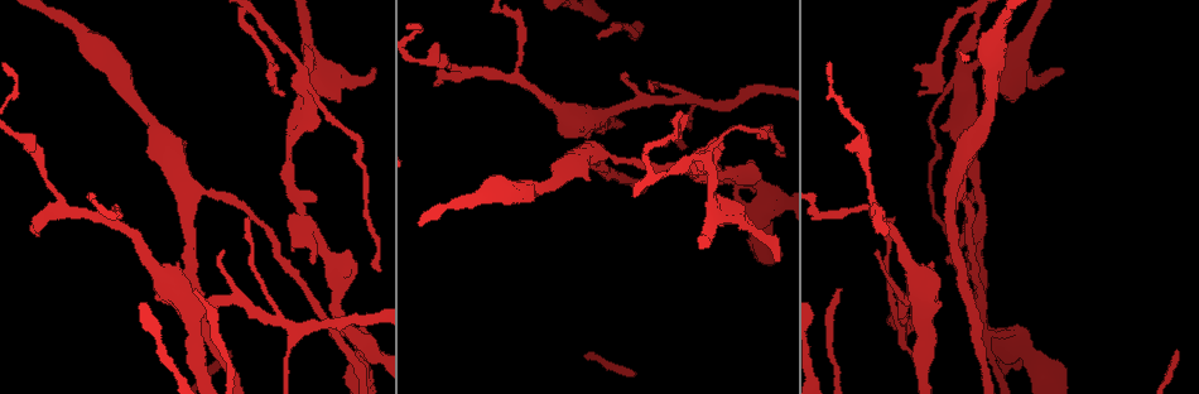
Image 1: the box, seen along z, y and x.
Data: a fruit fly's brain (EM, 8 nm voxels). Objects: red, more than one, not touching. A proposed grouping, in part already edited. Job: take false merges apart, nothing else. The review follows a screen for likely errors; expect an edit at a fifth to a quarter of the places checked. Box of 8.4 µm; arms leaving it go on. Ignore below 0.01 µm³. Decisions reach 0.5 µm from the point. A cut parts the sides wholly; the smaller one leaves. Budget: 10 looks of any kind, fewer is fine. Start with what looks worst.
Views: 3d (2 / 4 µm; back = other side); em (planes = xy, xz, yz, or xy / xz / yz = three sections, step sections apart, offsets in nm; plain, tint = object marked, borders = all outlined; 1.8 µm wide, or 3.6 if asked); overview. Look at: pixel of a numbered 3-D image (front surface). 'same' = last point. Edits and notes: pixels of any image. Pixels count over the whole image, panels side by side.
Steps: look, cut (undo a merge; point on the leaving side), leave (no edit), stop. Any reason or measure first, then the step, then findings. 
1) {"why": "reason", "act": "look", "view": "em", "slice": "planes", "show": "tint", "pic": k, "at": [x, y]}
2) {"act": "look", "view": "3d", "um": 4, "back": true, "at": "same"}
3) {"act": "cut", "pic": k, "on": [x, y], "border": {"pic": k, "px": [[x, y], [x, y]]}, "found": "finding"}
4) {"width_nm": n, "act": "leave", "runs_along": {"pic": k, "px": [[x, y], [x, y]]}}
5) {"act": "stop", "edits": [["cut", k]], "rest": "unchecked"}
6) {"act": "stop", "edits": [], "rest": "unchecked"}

{"why": "thick turns thin", "act": "look", "view": "3d", "um": 4, "back": true, "pic": 1, "at": [902, 319]}

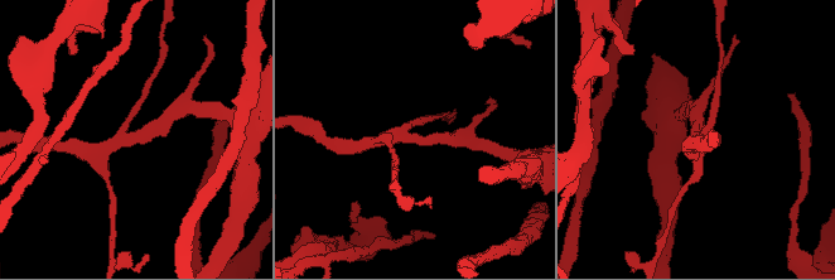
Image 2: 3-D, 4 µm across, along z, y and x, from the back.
{"arms": 4, "why": "need the tissue", "act": "look", "view": "em", "slice": "xz", "step": 8, "show": "tint", "pic": 2, "at": [697, 134]}

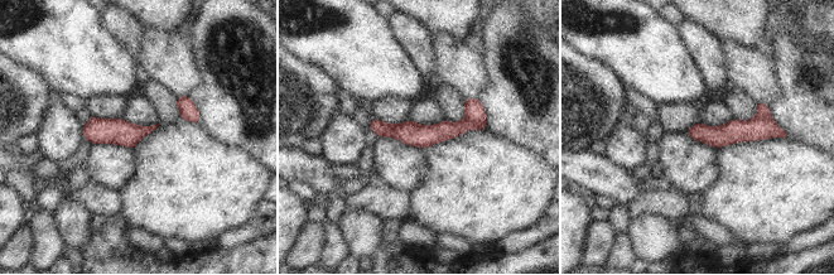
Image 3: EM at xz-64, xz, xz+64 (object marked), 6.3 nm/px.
{"act": "look", "view": "em", "slice": "planes", "show": "tint", "at": "same"}

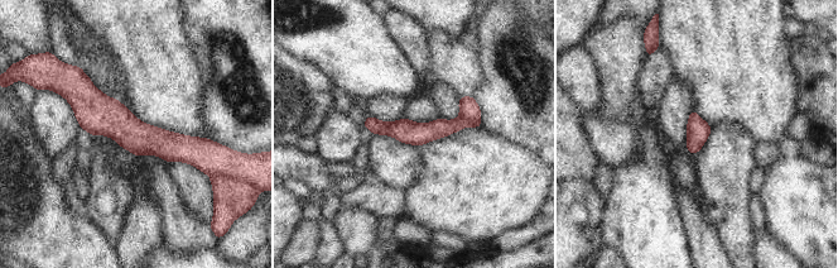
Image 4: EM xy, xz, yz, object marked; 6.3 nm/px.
{"act": "cut", "pic": 4, "on": [470, 110], "border": {"pic": 4, "px": [[460, 115], [471, 121], [478, 120]]}, "found": "a second cell is stuck on"}

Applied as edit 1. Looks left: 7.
{"why": "four arms meet", "act": "look", "view": "3d", "um": 4, "pic": 1, "at": [713, 200]}

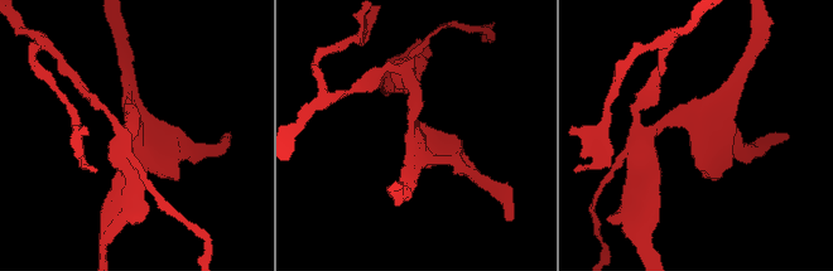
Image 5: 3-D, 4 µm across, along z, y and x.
{"arms": 4, "why": "need the tissue", "act": "look", "view": "em", "slice": "planes", "show": "tint", "pic": 5, "at": [701, 119]}

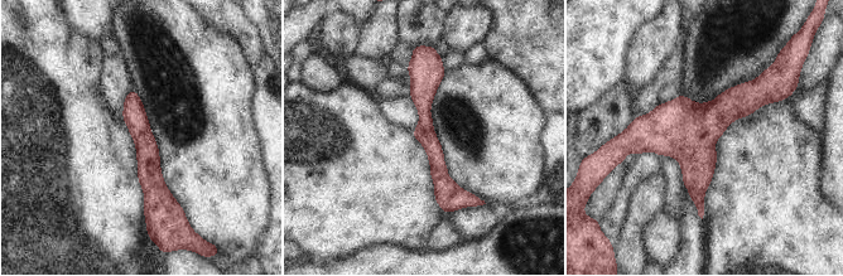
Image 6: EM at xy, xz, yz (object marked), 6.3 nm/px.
{"width_nm": 130, "act": "leave", "runs_along": {"pic": 6, "px": [[418, 59], [425, 135], [447, 207]]}, "found": "all the same cell"}

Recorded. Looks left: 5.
{"act": "stop", "edits": [["cut", 4]], "rest": "unchecked"}

